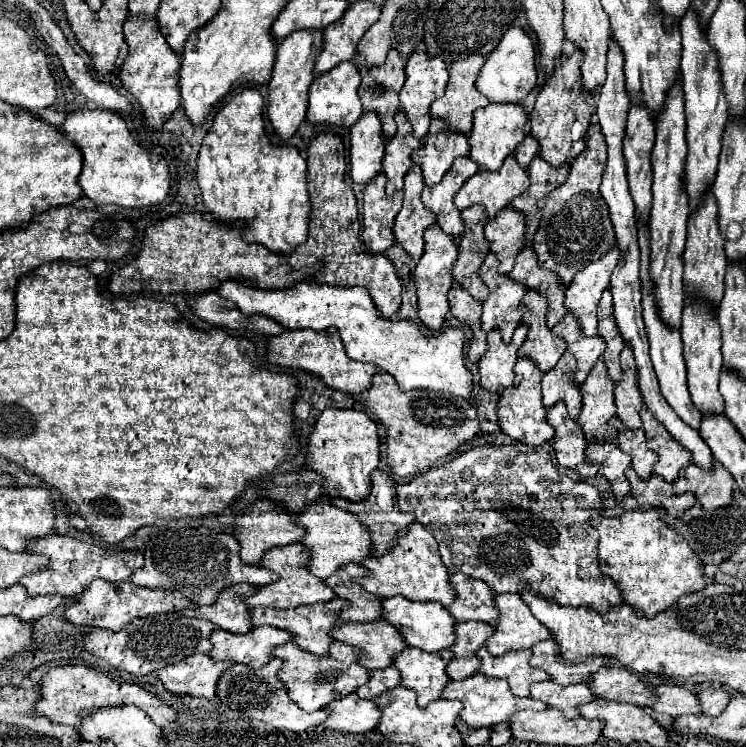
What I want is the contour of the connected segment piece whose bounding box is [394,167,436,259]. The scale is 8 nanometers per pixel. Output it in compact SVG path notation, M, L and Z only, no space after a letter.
M412 167L404 179L404 207L400 209L394 223L396 243L412 257L420 259L424 253L424 231L436 223L436 215L420 203L424 179L420 167Z

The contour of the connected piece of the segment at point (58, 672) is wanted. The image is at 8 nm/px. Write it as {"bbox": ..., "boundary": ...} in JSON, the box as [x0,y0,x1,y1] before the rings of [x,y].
{"bbox":[36,665,180,731],"boundary":[[[64,665],[64,667],[56,667],[56,669],[48,671],[42,677],[40,693],[42,693],[42,699],[36,705],[36,713],[38,715],[46,715],[54,723],[64,723],[64,725],[70,725],[74,729],[78,729],[82,725],[82,719],[86,715],[90,715],[94,709],[118,707],[118,705],[136,705],[158,727],[180,731],[180,723],[178,723],[176,711],[170,705],[166,705],[162,699],[158,699],[154,693],[142,689],[136,683],[110,679],[106,673],[96,671],[92,667],[86,667],[86,665]]]}

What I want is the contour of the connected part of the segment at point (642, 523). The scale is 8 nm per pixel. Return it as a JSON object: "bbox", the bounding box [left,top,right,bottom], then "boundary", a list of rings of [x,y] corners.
{"bbox":[590,509,706,619],"boundary":[[[654,509],[628,511],[622,517],[596,515],[590,521],[600,533],[598,563],[602,573],[616,581],[622,601],[632,609],[642,611],[648,619],[666,607],[672,607],[680,595],[700,591],[706,585],[700,559],[674,529],[658,519]]]}

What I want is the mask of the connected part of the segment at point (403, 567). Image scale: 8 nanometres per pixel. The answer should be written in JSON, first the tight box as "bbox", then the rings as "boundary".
{"bbox":[356,521,456,607],"boundary":[[[416,521],[410,523],[406,535],[402,535],[396,541],[396,547],[392,547],[392,551],[388,551],[382,557],[372,557],[372,559],[364,561],[362,567],[368,569],[368,573],[364,577],[356,579],[356,583],[360,583],[368,593],[378,595],[382,599],[402,595],[410,601],[438,601],[444,607],[454,603],[456,593],[452,591],[452,585],[448,581],[450,573],[440,559],[438,543],[432,537],[432,533],[426,531]]]}

